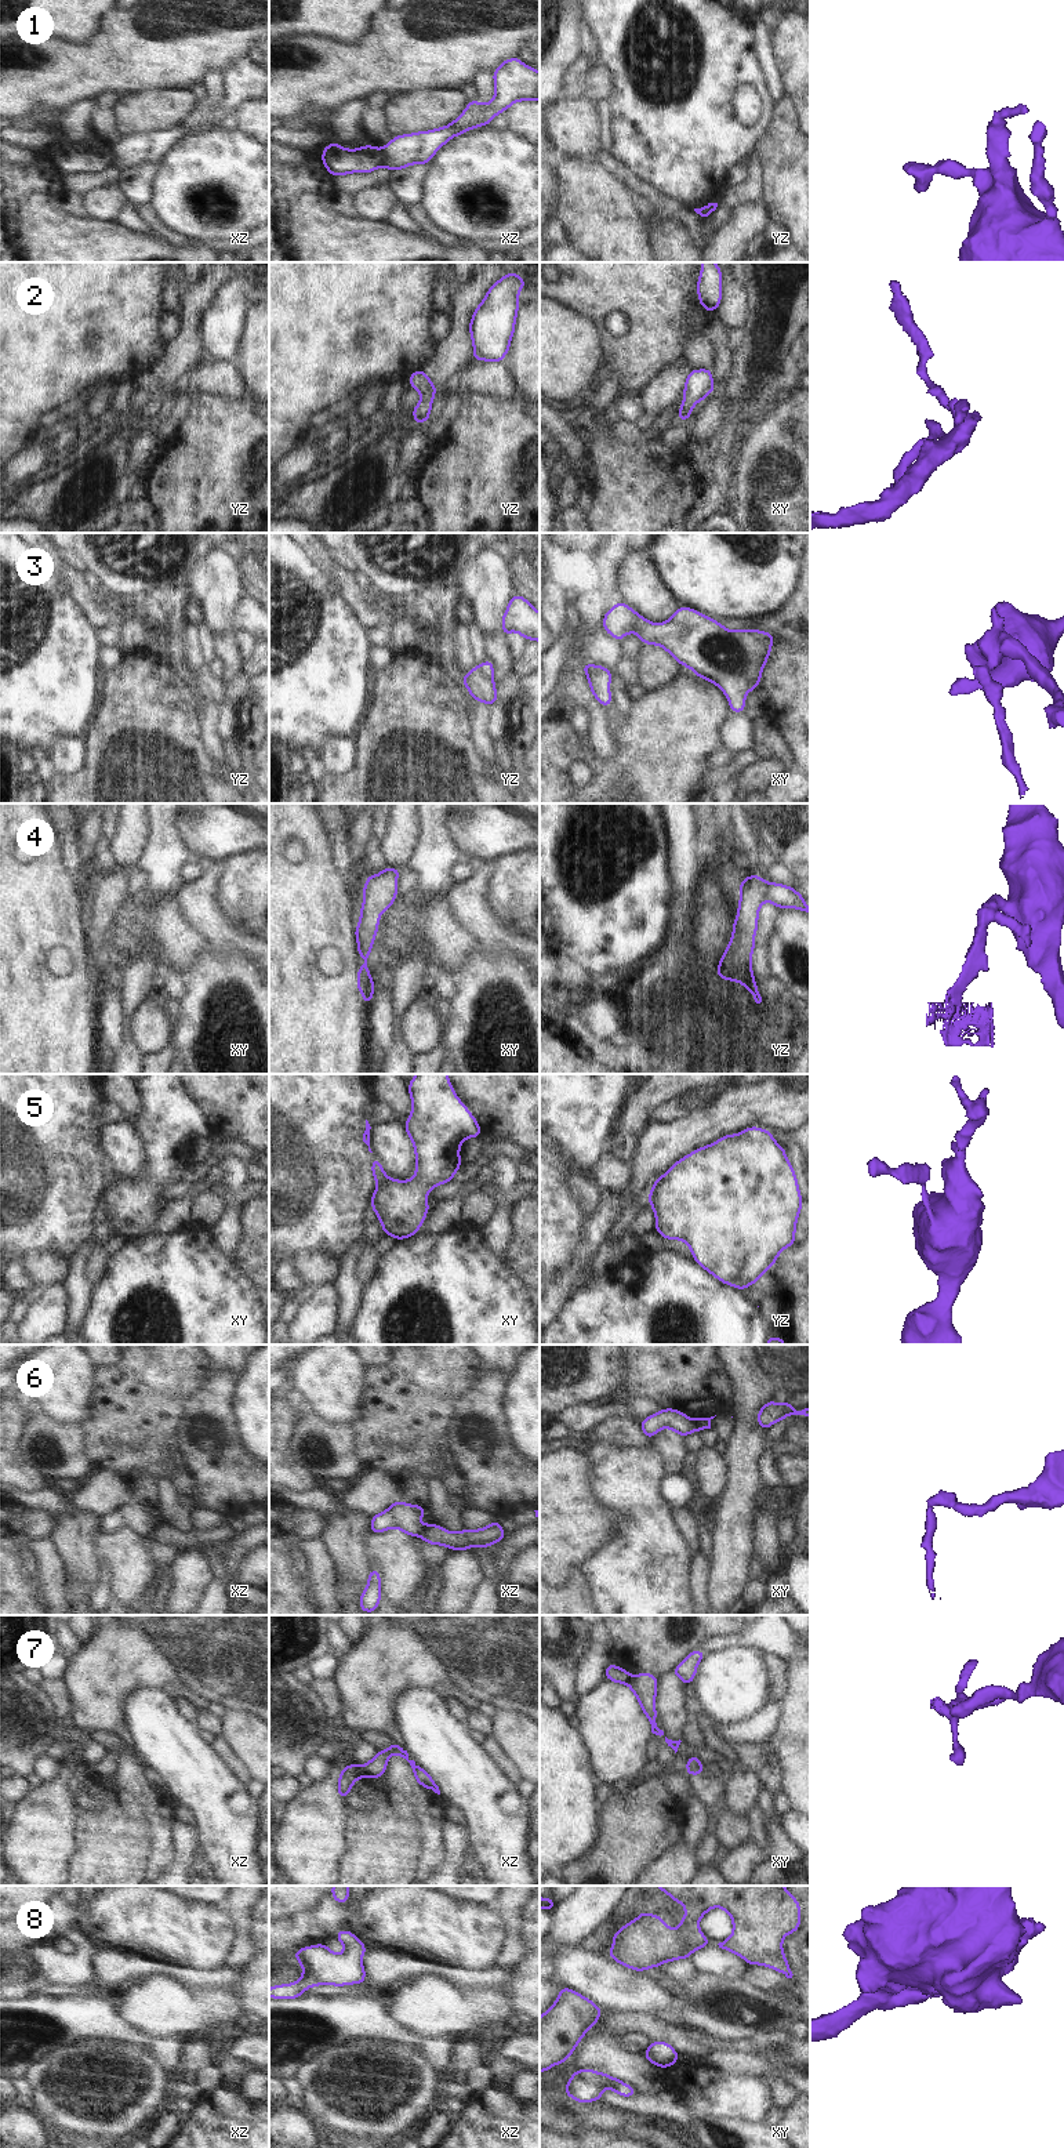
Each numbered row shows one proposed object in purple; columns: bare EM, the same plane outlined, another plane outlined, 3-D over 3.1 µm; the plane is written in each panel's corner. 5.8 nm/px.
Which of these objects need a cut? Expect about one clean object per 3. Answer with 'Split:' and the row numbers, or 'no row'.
Split: 1, 3, 5, 6, 7

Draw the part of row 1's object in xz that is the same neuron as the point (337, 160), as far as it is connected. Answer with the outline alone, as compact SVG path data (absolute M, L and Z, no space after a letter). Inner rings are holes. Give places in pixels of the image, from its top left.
M331 142L322 152L322 163L333 177L349 173L373 173L382 166L382 160L382 149L373 145L344 149L338 142Z

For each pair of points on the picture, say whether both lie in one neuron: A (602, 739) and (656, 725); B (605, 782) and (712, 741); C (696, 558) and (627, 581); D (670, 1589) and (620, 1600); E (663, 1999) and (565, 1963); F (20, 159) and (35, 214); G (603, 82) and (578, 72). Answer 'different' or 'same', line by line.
A: different
B: same
C: different
D: same
E: same
F: different
G: different

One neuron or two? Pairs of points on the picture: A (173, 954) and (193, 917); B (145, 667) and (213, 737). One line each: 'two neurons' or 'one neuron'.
A: one neuron
B: two neurons

